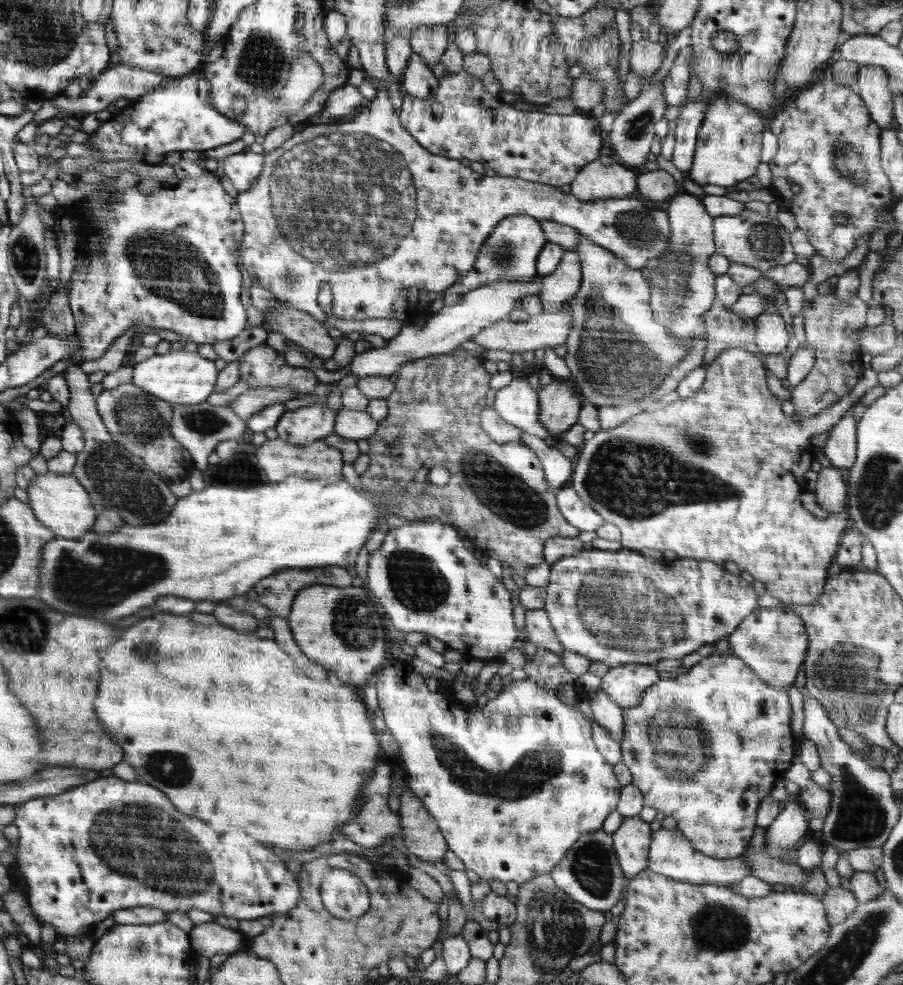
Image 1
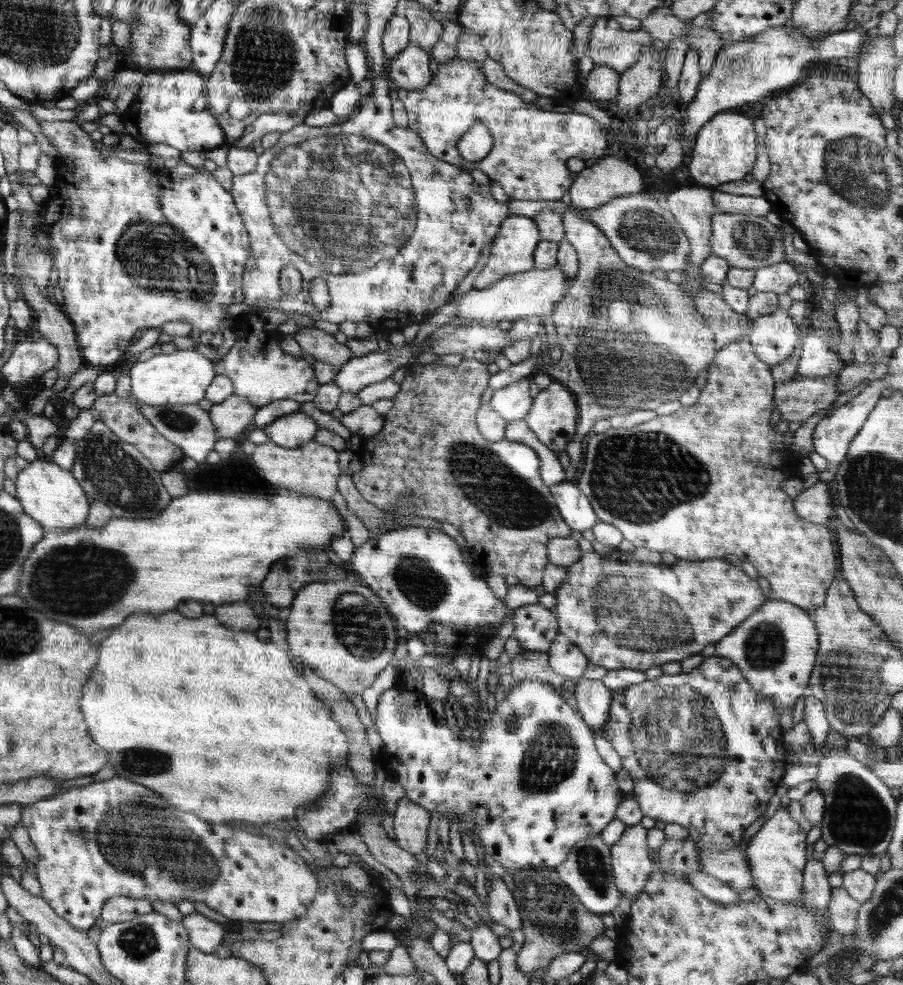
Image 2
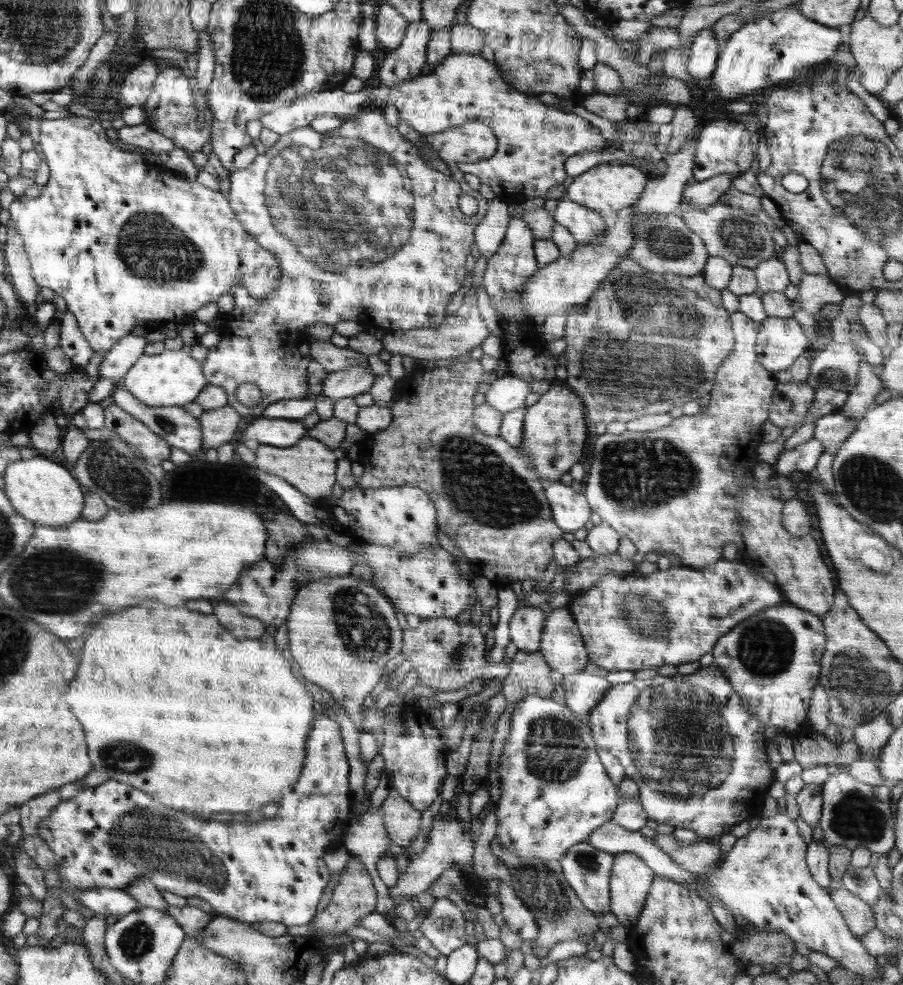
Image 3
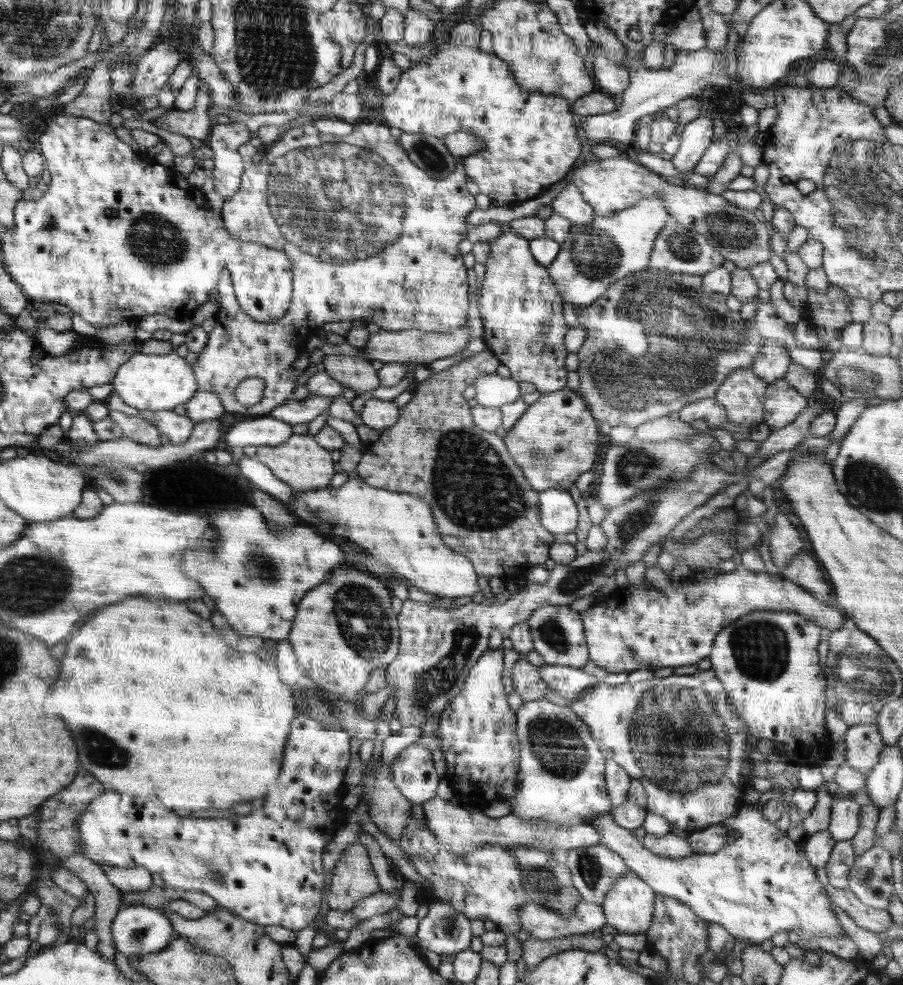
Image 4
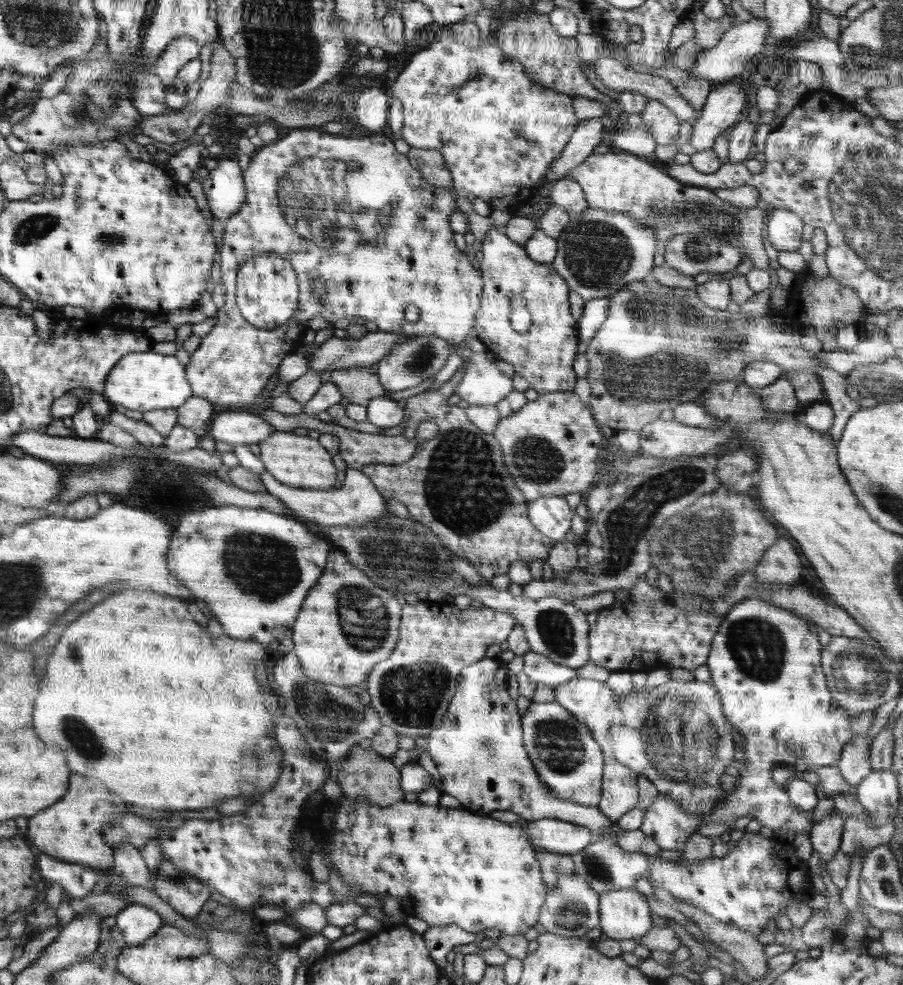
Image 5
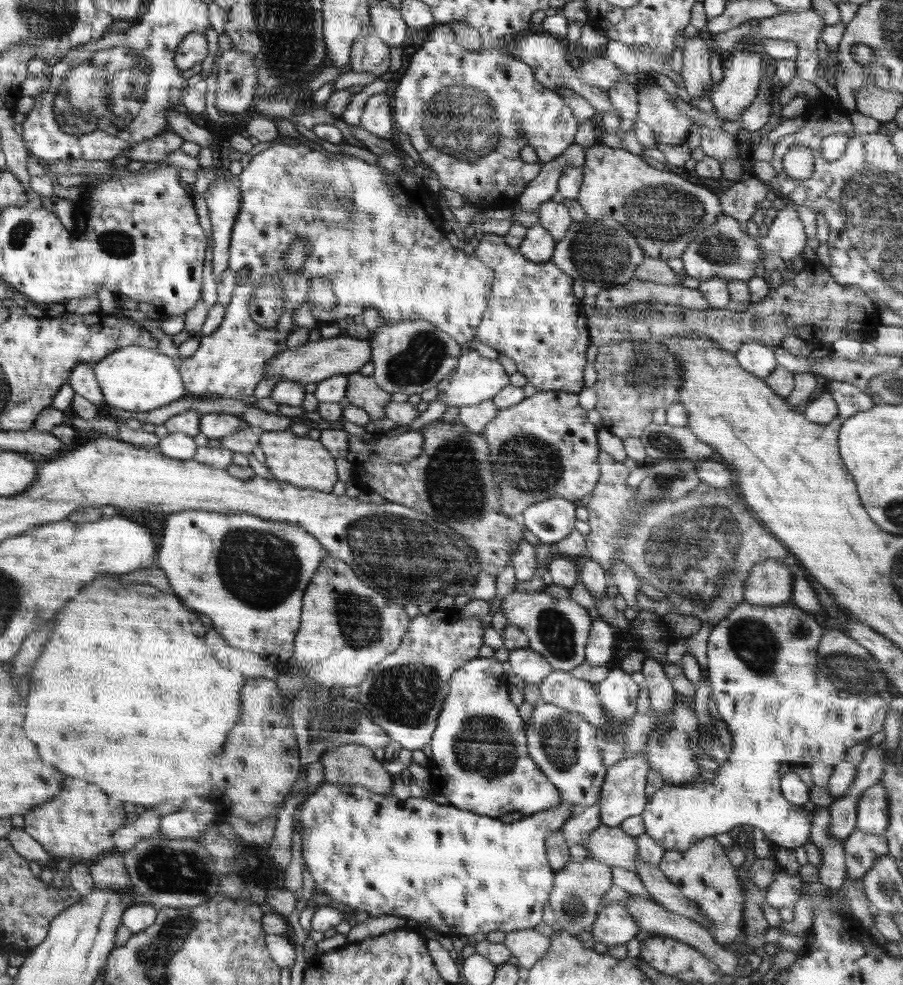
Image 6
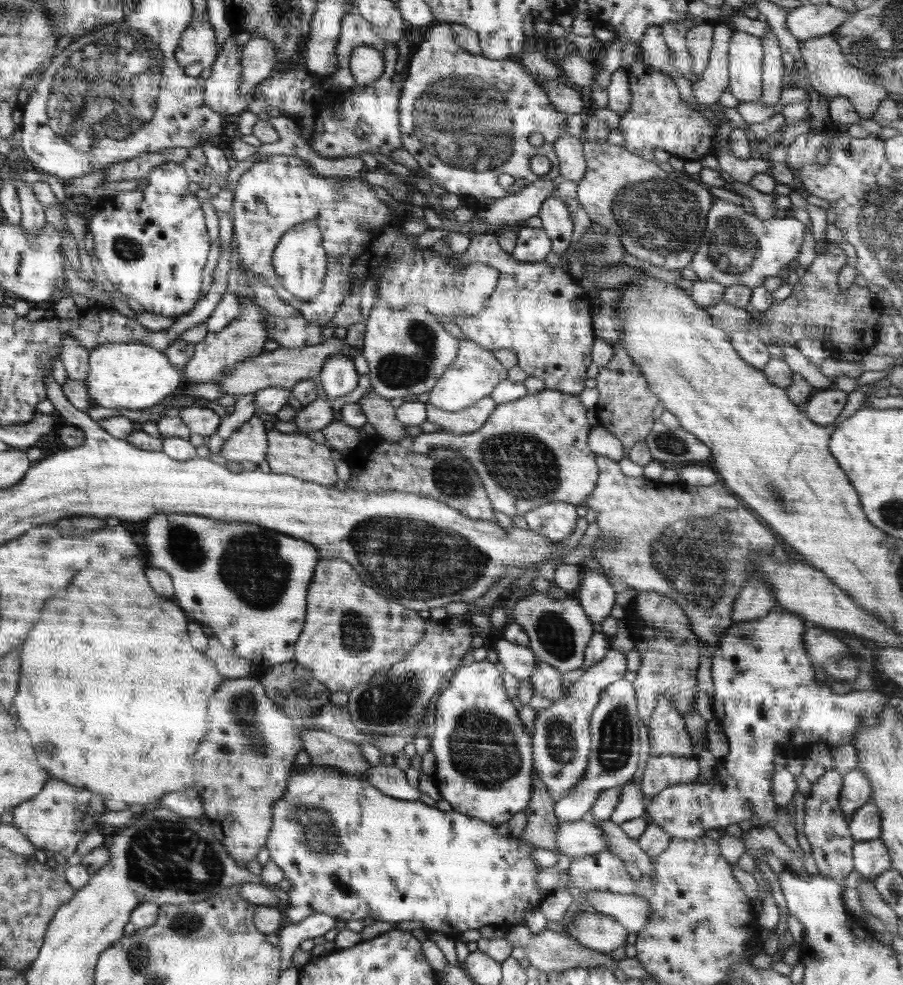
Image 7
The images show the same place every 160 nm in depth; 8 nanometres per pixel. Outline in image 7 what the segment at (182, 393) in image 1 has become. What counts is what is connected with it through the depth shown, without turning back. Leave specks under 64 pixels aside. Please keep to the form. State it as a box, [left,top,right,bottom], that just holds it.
[86,342,182,410]

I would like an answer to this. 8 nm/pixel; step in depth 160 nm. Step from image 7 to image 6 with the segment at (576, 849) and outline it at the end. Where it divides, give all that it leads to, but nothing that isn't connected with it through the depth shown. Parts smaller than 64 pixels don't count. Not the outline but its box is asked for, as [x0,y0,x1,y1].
[579,826,636,872]

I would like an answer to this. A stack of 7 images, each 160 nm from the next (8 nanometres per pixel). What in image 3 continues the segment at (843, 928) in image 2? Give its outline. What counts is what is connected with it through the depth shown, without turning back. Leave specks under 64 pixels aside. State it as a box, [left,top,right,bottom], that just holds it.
[829,886,877,937]

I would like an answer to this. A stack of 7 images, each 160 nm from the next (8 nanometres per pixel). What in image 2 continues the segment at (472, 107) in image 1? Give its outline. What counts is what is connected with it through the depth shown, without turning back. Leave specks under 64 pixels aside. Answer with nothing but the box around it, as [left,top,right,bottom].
[398,59,609,200]

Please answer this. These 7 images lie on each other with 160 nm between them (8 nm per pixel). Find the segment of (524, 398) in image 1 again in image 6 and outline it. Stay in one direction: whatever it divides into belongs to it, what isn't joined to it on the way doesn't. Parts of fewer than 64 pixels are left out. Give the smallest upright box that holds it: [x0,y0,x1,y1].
[437,349,508,408]

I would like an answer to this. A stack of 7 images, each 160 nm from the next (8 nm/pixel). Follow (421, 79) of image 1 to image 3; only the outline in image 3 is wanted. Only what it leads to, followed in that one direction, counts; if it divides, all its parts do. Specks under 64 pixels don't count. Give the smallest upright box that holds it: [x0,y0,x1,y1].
[377,21,431,87]

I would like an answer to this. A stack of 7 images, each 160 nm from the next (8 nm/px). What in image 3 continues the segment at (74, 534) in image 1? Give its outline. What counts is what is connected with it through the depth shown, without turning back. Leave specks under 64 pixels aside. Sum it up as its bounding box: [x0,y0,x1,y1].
[4,454,85,526]

